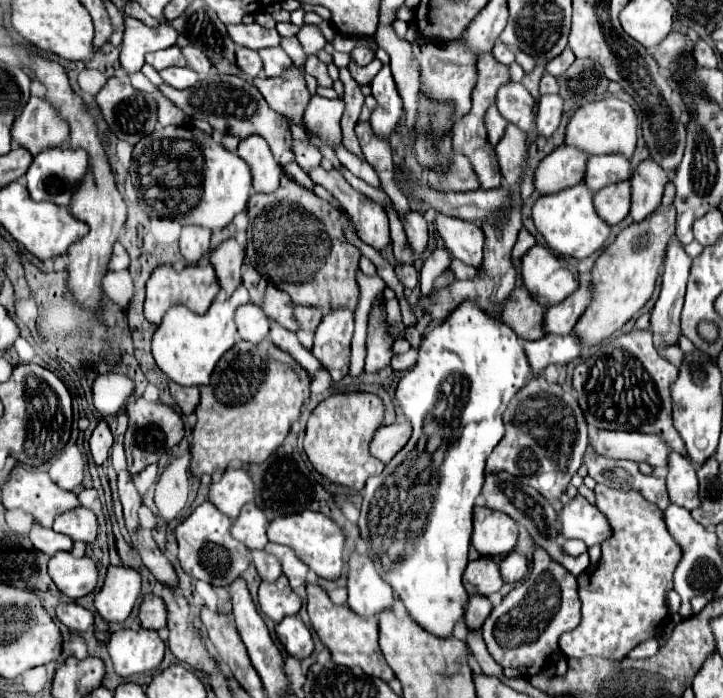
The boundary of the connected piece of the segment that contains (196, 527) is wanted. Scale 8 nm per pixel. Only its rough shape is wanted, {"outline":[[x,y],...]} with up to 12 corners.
{"outline":[[210,501],[176,527],[188,575],[230,585],[250,565]]}

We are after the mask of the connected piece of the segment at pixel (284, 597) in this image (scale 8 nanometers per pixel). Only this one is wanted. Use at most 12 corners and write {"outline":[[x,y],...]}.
{"outline":[[286,575],[260,583],[260,611],[274,623],[296,615],[300,597]]}

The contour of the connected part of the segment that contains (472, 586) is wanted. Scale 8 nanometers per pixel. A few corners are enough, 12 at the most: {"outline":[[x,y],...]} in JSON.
{"outline":[[478,557],[464,571],[470,593],[502,589],[494,557]]}

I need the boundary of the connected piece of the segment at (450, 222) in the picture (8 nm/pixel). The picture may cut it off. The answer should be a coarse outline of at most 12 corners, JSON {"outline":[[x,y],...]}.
{"outline":[[436,213],[450,255],[478,269],[486,239],[476,223]]}

